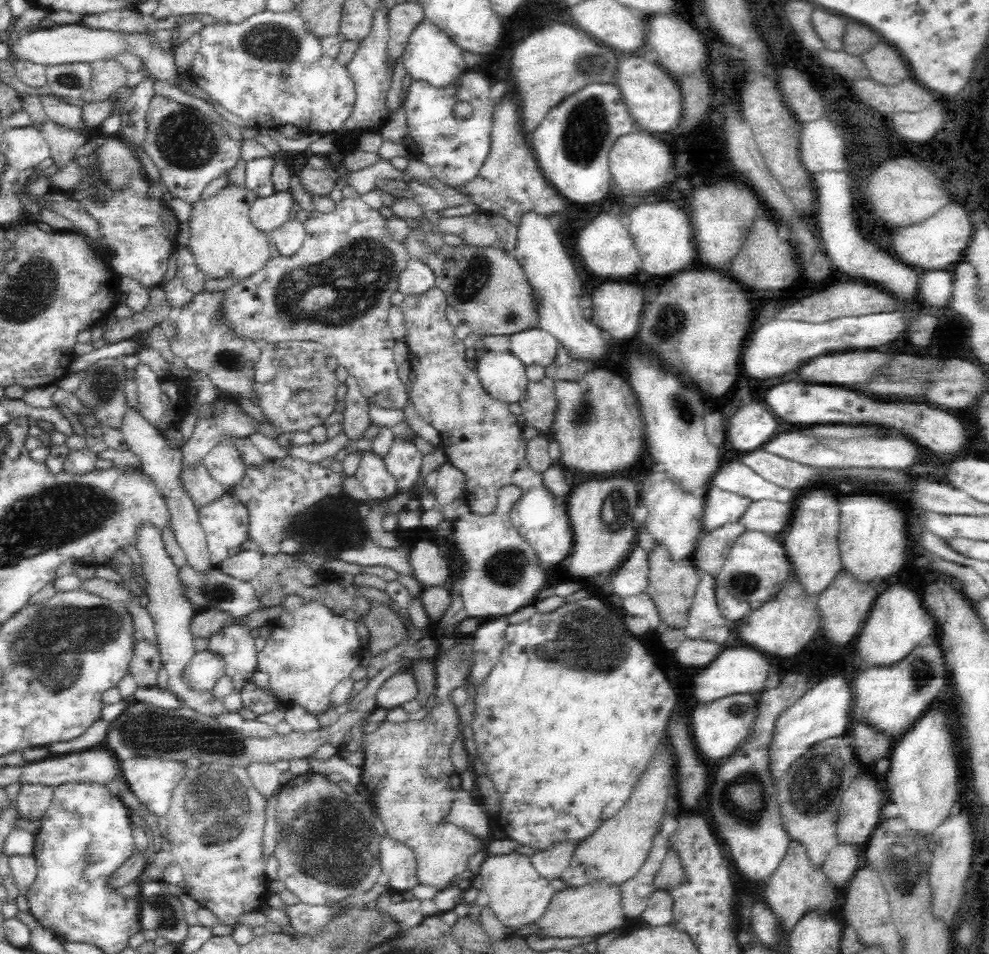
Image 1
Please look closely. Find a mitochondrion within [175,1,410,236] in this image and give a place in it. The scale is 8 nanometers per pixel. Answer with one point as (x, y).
(275, 42)

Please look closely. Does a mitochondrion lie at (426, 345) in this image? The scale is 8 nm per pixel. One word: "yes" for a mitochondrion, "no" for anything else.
no

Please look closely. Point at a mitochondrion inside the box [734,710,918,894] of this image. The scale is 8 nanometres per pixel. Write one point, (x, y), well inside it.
(813, 799)

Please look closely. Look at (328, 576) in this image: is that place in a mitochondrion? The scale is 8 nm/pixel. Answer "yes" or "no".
no

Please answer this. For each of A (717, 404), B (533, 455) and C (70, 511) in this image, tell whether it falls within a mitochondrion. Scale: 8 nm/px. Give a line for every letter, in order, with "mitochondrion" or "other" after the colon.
A: other
B: other
C: mitochondrion

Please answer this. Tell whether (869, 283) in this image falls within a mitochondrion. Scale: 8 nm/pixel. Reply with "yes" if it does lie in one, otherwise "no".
no

